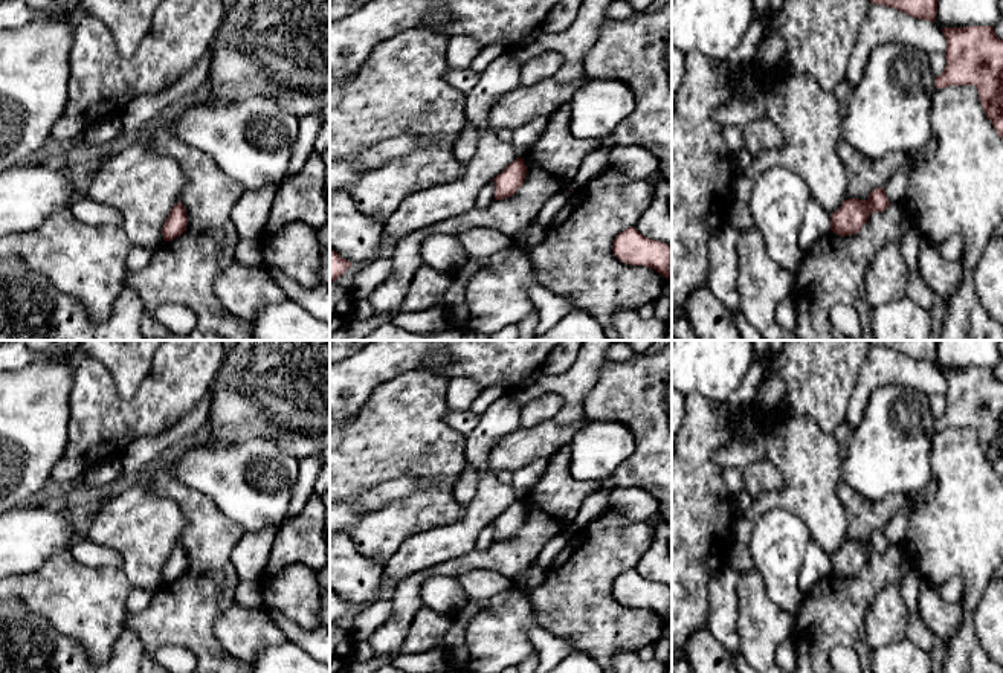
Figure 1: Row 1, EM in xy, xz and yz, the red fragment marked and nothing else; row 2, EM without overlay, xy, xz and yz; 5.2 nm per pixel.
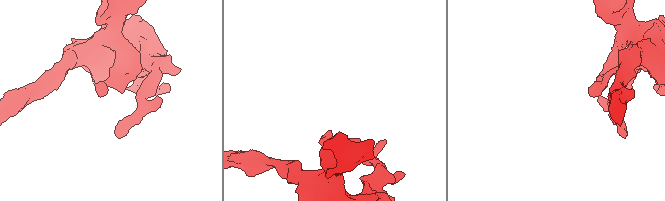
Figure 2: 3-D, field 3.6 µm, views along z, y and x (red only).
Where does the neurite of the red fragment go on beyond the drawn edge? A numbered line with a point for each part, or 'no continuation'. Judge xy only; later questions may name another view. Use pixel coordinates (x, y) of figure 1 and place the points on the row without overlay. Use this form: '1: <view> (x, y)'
no continuation

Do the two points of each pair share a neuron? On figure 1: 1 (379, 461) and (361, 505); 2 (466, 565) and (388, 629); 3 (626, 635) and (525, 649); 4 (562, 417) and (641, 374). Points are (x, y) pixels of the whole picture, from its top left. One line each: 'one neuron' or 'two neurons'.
1: two neurons
2: one neuron
3: two neurons
4: two neurons

